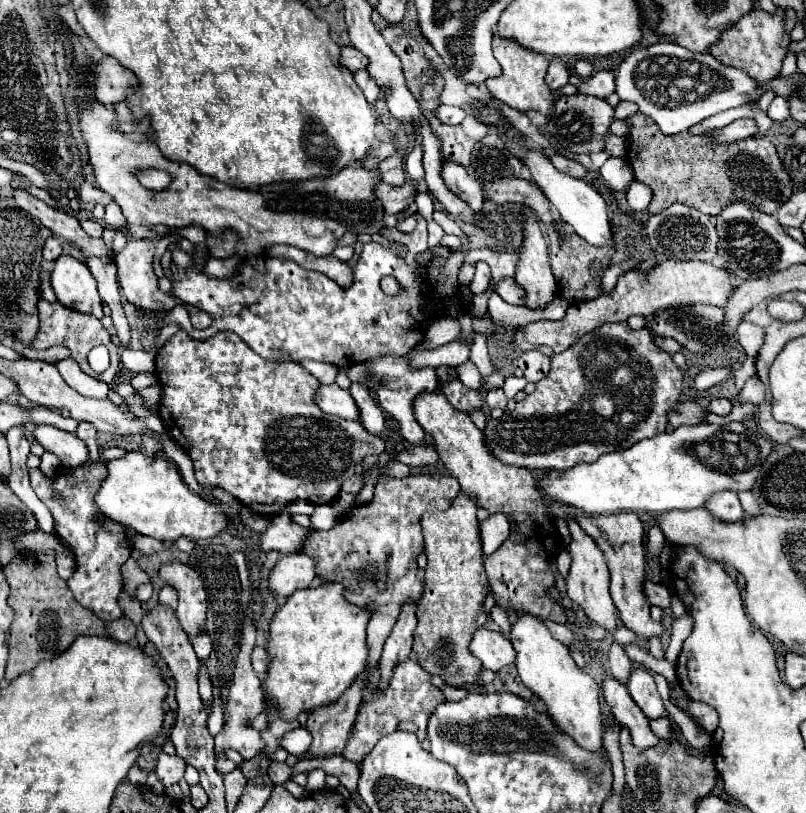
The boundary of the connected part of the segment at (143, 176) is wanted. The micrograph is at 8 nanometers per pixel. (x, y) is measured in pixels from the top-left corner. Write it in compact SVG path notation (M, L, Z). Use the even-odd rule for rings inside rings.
M146 170L146 172L138 172L140 182L150 188L150 190L162 190L170 184L170 176L162 170Z

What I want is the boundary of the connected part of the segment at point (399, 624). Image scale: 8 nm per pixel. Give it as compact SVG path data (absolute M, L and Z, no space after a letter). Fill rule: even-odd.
M404 602L400 616L392 628L392 634L388 636L382 656L380 656L380 688L384 688L392 676L392 668L406 660L412 652L412 634L416 626L416 604Z

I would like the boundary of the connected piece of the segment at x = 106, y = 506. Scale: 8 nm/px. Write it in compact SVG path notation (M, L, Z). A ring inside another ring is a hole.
M128 452L124 458L110 460L108 478L102 482L102 488L94 500L112 520L158 542L176 542L182 536L206 540L228 528L228 514L220 508L220 504L192 492L182 480L178 466L162 456Z

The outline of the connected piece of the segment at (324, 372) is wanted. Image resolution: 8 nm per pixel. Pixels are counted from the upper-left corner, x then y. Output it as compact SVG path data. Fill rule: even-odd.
M302 360L300 364L302 364L308 372L312 372L312 374L314 374L314 378L318 378L318 380L320 380L320 384L330 384L330 382L334 382L336 372L338 372L338 368L336 368L336 366L332 366L332 364L328 364L328 362Z

